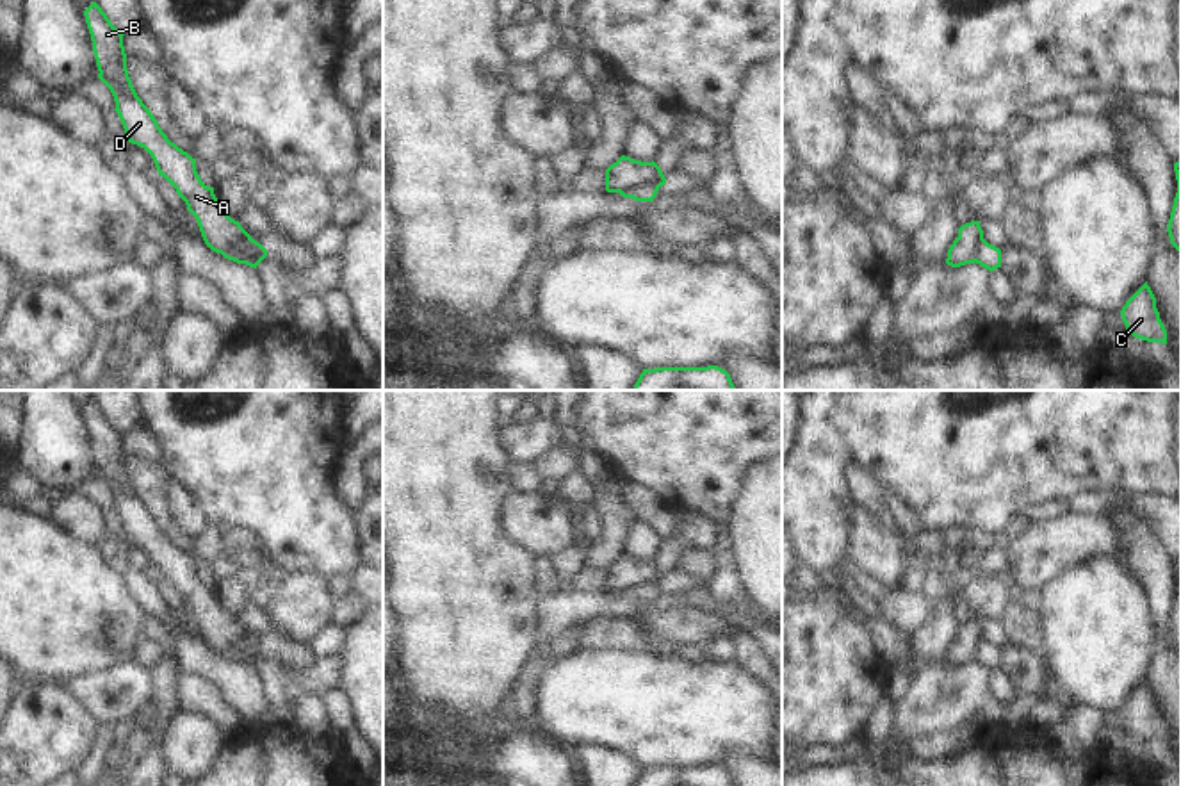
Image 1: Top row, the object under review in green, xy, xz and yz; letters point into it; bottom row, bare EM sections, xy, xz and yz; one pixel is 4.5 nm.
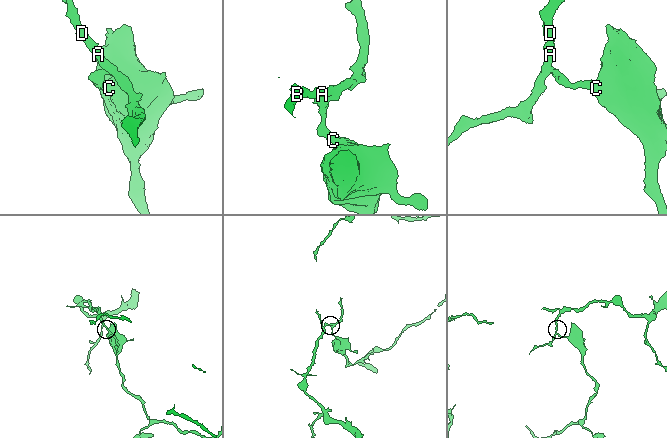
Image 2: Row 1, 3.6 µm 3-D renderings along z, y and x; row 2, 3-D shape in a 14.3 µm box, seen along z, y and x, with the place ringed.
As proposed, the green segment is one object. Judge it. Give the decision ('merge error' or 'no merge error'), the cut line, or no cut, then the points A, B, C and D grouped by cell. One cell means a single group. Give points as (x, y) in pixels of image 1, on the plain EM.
merge error; cut in xz along (659, 585), (631, 585), (620, 592); A B D / C

